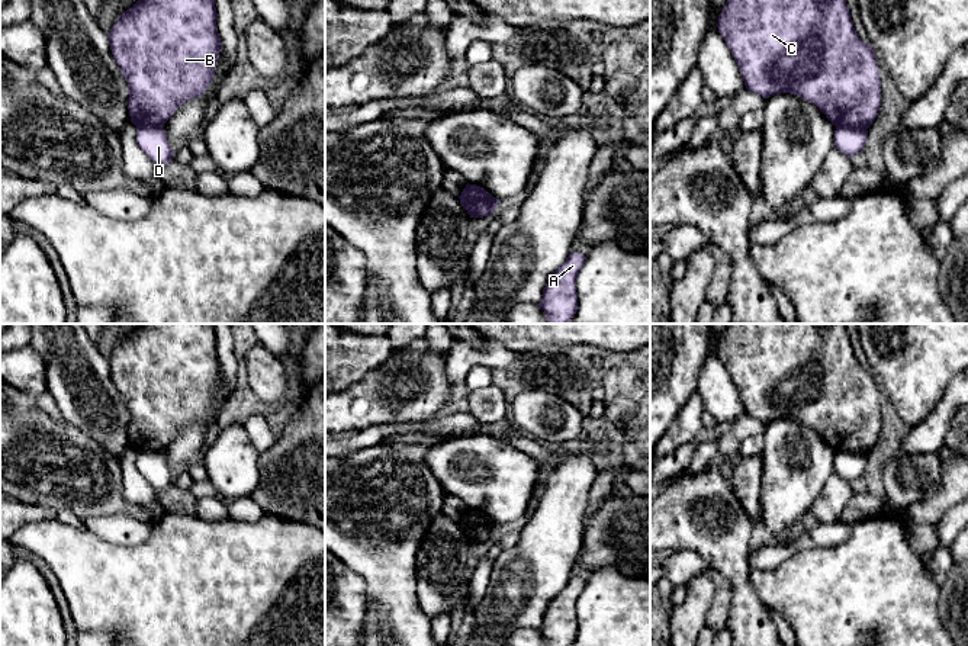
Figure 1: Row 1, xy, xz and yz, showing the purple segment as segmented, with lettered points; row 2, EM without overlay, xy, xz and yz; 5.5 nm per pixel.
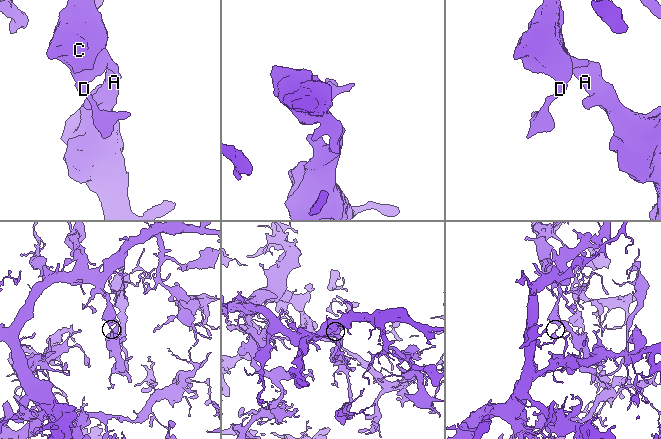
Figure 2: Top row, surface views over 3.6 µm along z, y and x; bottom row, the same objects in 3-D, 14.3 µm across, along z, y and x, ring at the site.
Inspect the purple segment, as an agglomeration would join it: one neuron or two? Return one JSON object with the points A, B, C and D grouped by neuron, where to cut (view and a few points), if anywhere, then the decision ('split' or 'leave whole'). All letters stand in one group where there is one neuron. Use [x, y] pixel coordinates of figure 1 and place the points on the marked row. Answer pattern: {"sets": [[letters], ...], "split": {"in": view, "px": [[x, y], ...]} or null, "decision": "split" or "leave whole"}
{"sets": [["A", "B", "C"], ["D"]], "split": {"in": "yz", "px": [[836, 127], [865, 129]]}, "decision": "split"}

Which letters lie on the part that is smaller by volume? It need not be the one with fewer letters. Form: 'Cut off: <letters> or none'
Cut off: D

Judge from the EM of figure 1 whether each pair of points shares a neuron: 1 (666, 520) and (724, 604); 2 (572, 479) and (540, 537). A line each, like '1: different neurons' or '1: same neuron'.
1: different neurons
2: same neuron

